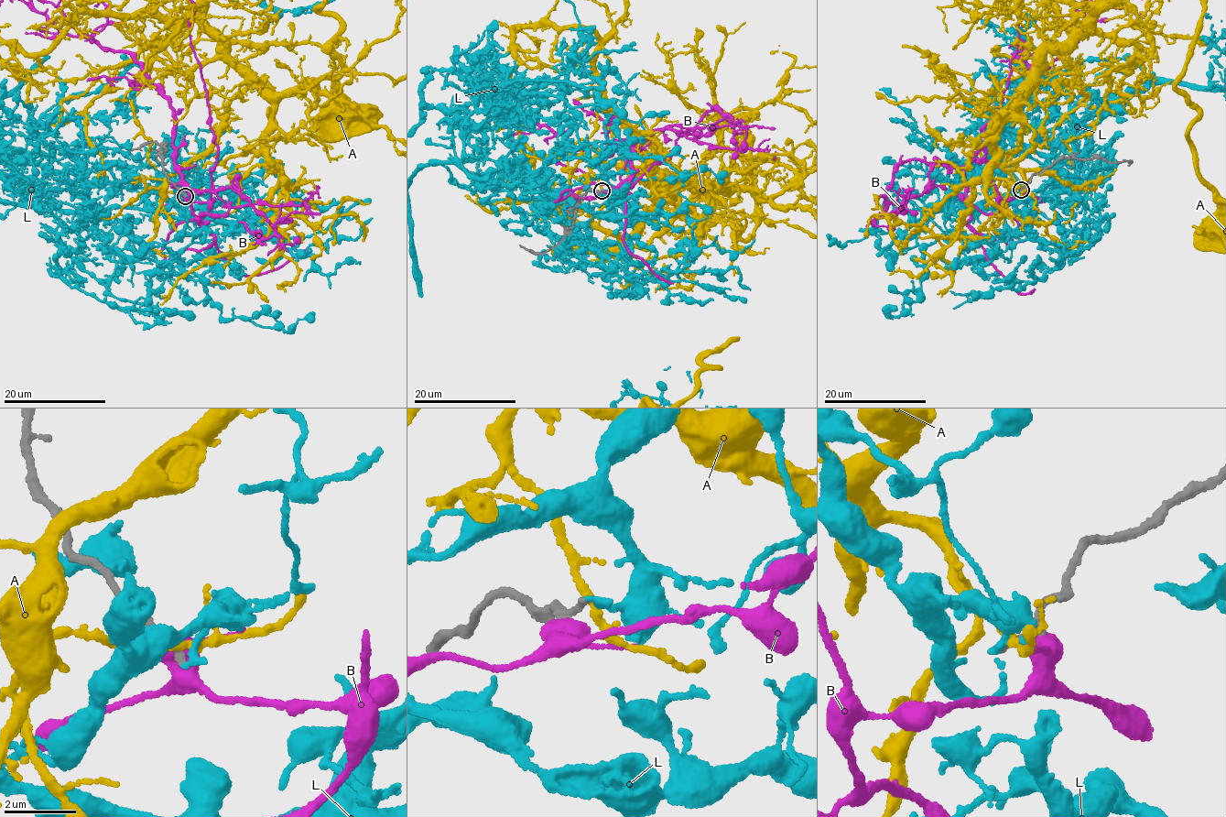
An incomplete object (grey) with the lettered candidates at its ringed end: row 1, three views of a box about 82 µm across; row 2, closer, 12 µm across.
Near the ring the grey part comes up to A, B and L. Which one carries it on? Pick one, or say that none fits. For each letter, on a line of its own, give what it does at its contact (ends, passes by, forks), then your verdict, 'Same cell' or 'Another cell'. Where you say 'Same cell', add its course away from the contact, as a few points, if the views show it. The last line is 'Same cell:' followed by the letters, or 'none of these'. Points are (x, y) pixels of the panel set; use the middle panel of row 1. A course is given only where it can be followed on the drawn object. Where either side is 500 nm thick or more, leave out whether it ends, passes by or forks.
A: It passes by. Another cell
B: Another cell
L: It ends there. Another cell
Same cell: none of these

